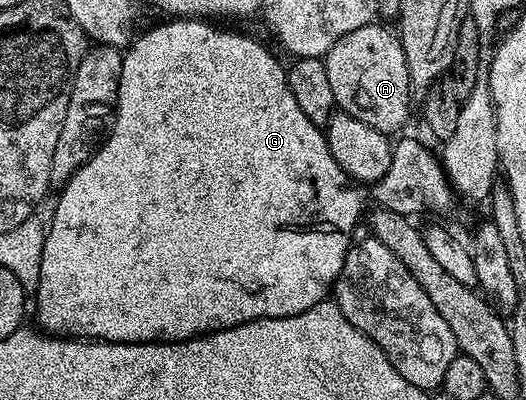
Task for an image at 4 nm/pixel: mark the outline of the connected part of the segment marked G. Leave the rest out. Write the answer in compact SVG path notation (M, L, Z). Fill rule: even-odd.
M168 18L165 21L165 24L156 24L153 28L146 29L140 37L136 36L127 45L126 51L123 53L122 78L116 103L116 122L104 145L68 179L63 188L59 189L57 196L60 197L56 200L56 208L51 209L52 221L48 223L46 242L42 246L42 278L38 282L38 290L34 293L36 320L44 327L41 329L45 333L65 338L79 338L84 342L106 344L174 344L176 340L192 340L196 336L209 336L211 332L221 332L251 320L286 318L294 314L302 314L329 299L338 274L342 270L342 262L346 262L346 254L353 245L351 232L356 224L361 223L362 217L365 215L364 196L360 193L361 185L349 178L338 166L338 162L334 162L328 145L323 143L322 128L313 124L305 114L302 114L297 99L291 93L285 65L280 65L279 58L262 41L255 40L254 37L247 36L244 32L231 32L228 28L215 28L212 25L215 23L204 18Z

